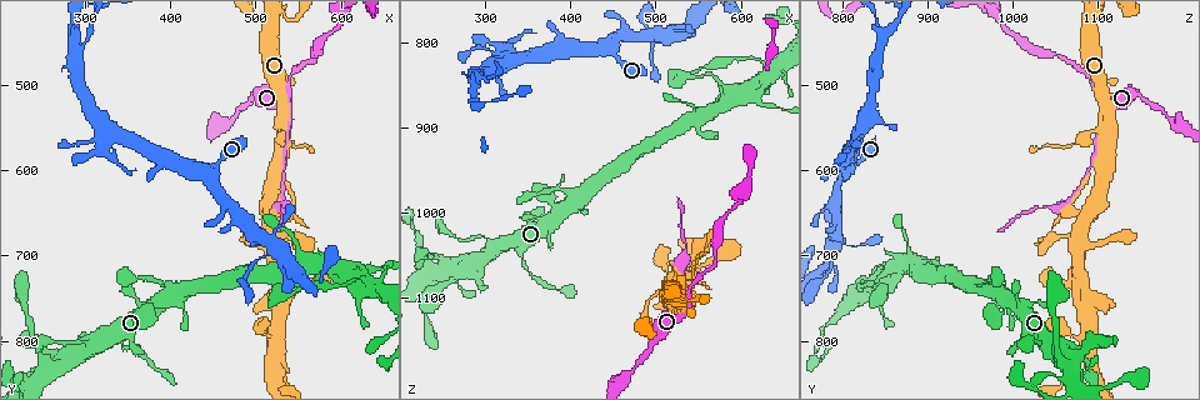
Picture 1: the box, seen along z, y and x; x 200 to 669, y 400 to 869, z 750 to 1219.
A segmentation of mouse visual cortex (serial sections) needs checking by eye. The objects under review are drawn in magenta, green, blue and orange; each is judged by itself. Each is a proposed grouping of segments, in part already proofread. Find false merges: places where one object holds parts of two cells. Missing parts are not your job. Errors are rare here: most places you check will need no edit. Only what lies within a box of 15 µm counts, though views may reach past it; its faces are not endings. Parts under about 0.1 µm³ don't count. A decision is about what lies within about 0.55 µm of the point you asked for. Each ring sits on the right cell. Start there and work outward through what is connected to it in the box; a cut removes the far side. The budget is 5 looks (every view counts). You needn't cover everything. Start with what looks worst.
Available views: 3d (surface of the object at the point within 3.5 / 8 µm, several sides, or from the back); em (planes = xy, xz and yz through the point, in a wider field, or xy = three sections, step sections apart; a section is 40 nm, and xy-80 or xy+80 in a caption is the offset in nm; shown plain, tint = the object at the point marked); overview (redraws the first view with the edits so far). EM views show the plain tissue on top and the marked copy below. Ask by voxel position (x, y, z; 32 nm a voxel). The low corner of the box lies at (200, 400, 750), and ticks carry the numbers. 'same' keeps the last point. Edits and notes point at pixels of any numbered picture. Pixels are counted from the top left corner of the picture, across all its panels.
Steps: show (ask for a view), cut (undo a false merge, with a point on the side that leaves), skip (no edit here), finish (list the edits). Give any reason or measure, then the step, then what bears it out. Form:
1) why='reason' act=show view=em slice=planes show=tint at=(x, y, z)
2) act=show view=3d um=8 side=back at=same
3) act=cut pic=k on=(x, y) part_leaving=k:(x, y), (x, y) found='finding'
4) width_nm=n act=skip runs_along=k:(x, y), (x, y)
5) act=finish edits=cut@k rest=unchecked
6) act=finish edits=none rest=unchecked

why='abrupt turn' act=show view=3d um=3.5 at=(540, 525, 1105)

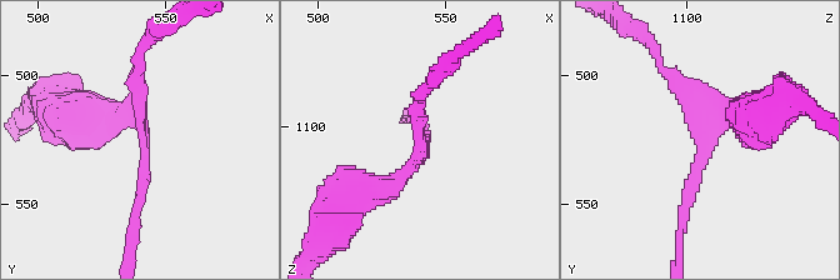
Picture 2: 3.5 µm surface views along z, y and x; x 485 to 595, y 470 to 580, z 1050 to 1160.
arm_widths_nm=150,200 act=show view=em slice=xy step=1 show=tint at=(542, 529, 1106)

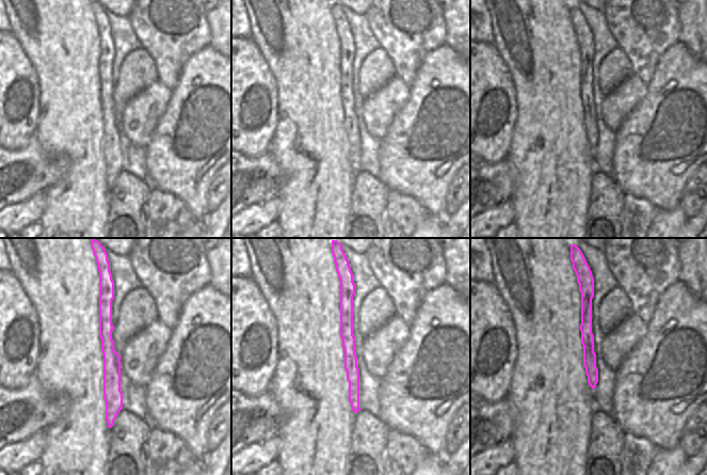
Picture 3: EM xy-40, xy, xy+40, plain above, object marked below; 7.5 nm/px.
act=skip found='all the same cell'

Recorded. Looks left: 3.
act=show view=3d um=8 at=(565, 740, 820)

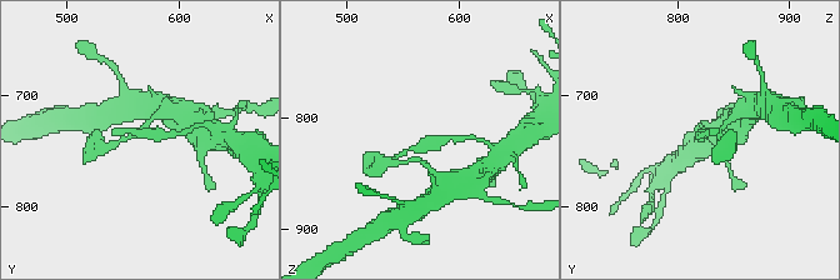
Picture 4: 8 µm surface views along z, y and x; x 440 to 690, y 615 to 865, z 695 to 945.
act=show view=em slice=xy step=1 show=tint at=(568, 736, 822)

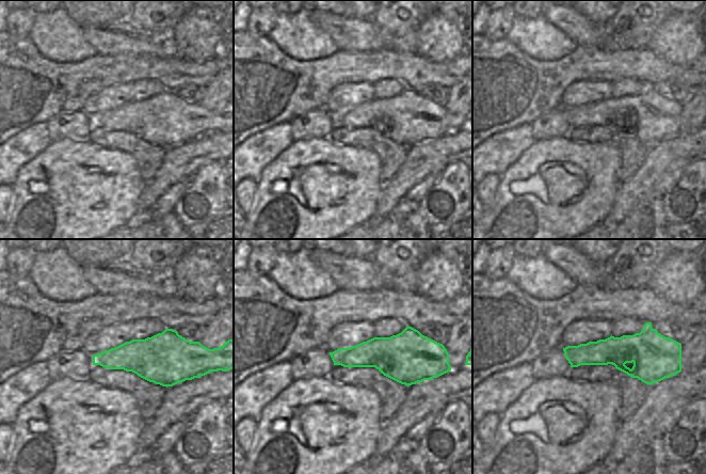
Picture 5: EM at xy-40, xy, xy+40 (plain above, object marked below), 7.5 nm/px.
act=skip runs_along=4:(726, 123), (698, 139) found='continuous, no second cell'

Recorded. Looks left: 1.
act=finish edits=none rest=unchecked

